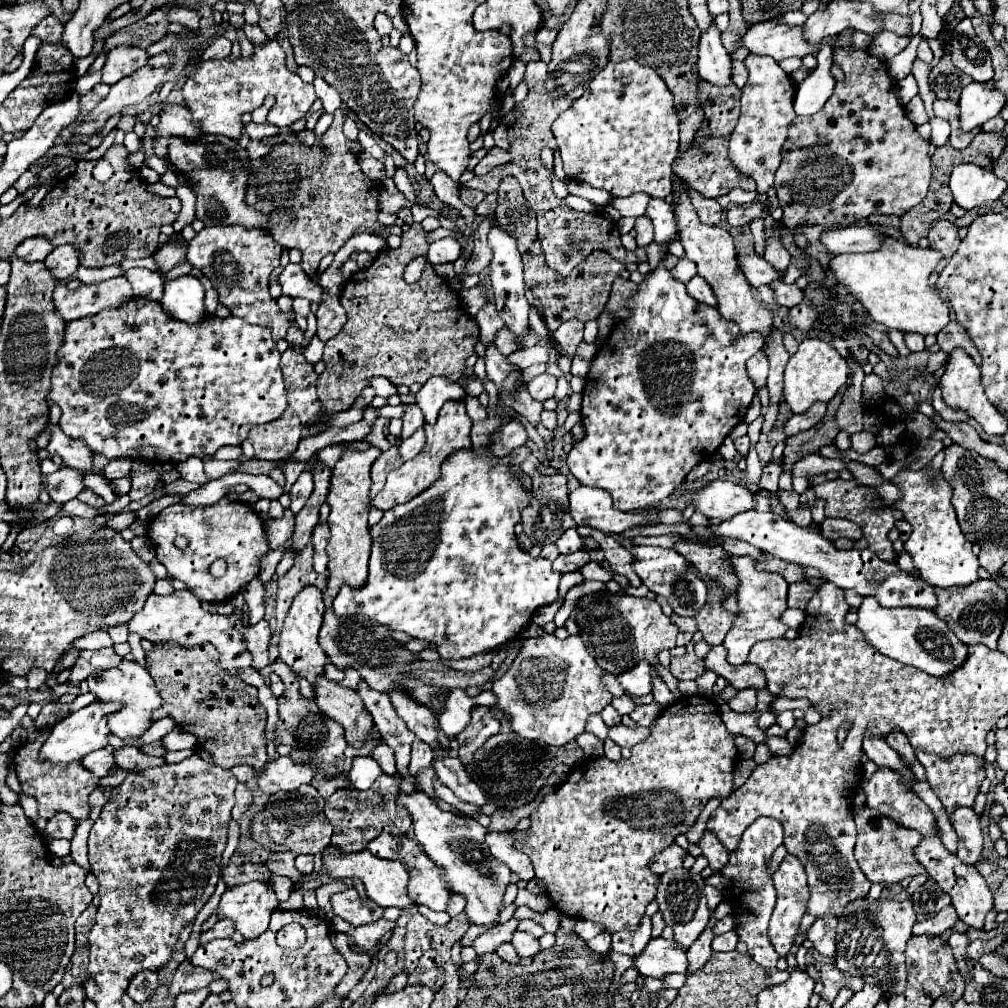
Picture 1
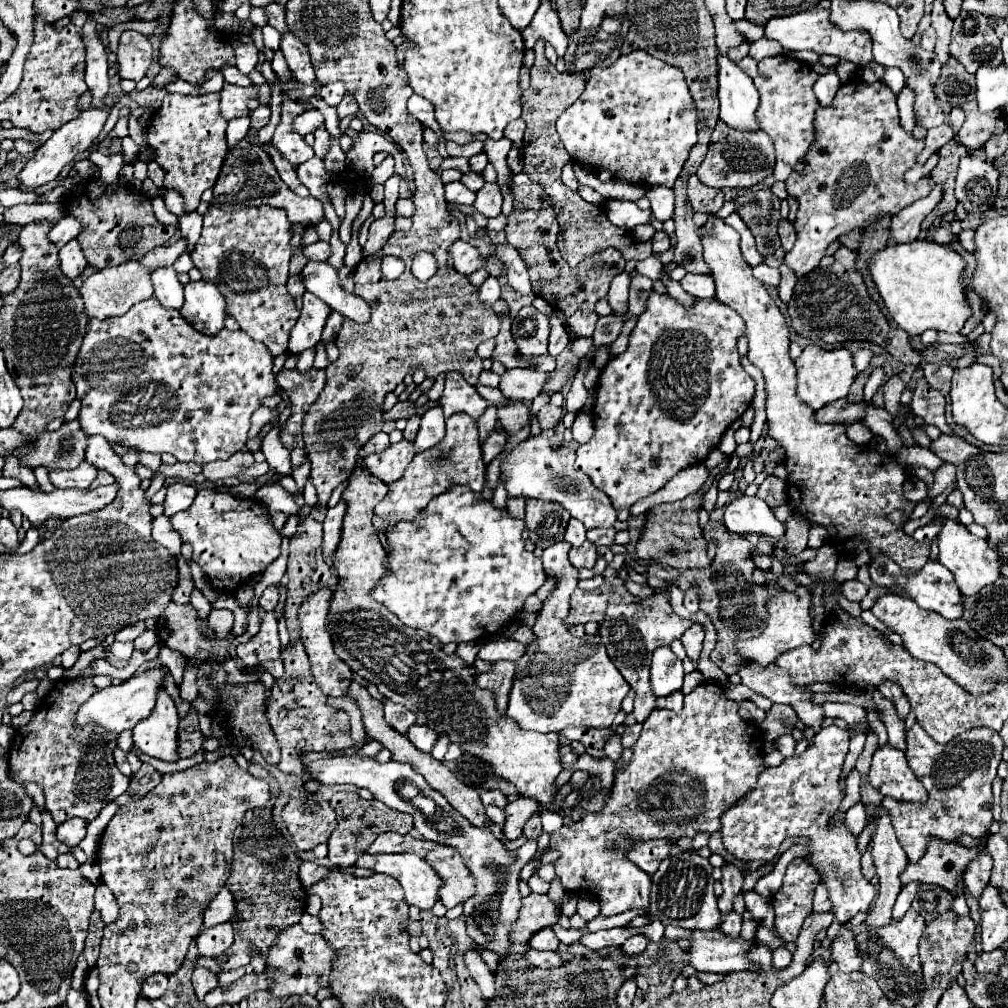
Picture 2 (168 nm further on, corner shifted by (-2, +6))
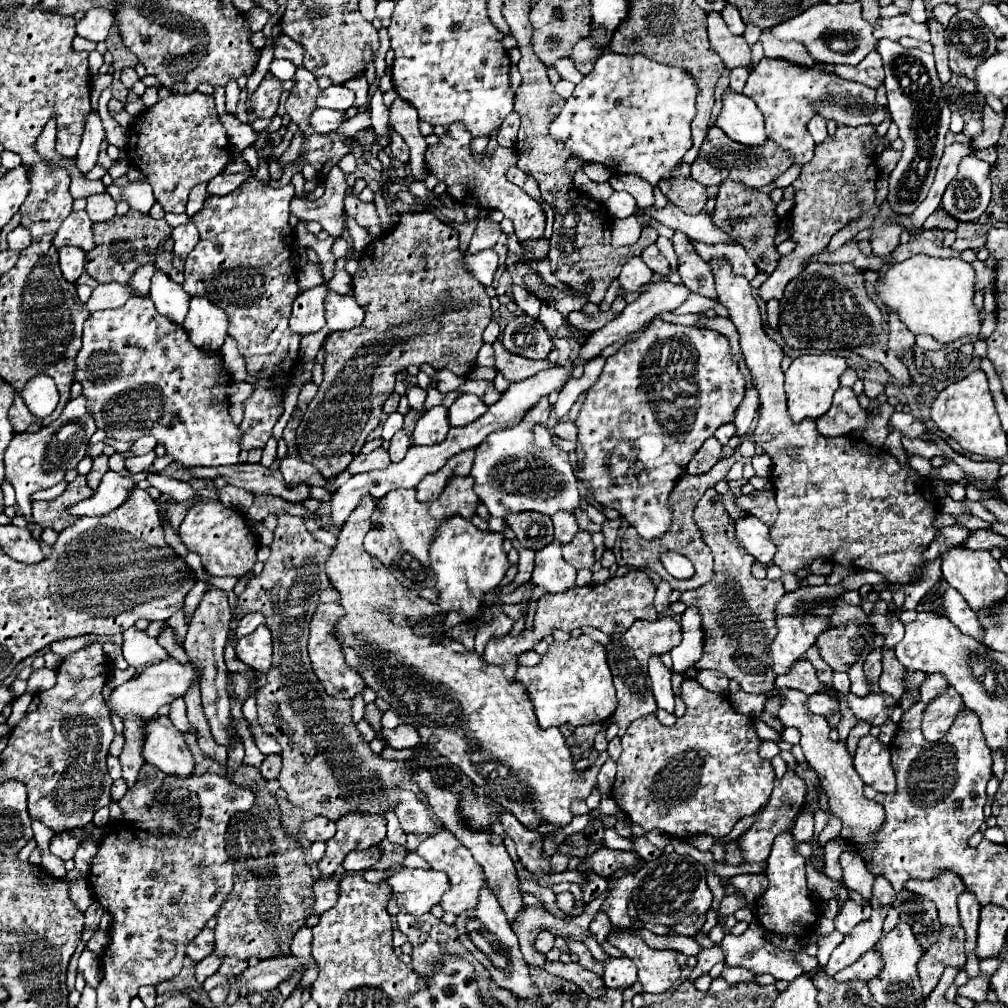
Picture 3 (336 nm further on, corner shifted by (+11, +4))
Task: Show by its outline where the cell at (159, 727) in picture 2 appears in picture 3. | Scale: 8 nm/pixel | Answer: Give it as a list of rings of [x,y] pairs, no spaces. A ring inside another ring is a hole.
[[[168,717],[146,723],[146,739],[142,755],[146,763],[158,767],[166,775],[190,777],[194,773],[194,757],[182,737],[182,733],[172,725]]]

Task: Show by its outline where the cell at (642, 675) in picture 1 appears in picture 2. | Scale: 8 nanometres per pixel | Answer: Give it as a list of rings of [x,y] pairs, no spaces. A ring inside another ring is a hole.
[[[669,647],[653,651],[651,659],[651,689],[655,695],[669,695],[683,685],[683,665]]]

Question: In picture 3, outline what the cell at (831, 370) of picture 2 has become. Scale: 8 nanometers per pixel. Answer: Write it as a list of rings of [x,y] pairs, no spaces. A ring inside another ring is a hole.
[[[800,355],[786,371],[786,393],[790,417],[800,423],[804,419],[818,419],[832,405],[832,395],[840,387],[840,375],[848,369],[846,361],[836,355]]]

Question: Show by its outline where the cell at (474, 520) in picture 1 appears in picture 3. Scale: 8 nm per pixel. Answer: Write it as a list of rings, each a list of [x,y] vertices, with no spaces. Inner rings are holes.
[[[462,517],[444,521],[430,547],[432,569],[436,573],[436,589],[440,593],[440,611],[446,615],[450,609],[460,609],[462,615],[472,619],[480,611],[480,599],[484,593],[500,587],[510,563],[502,551],[504,537],[500,533],[486,533],[476,529]]]

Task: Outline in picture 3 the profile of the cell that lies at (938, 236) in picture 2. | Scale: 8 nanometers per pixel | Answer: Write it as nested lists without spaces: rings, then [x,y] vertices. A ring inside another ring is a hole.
[[[981,236],[974,239],[960,239],[957,238],[952,244],[952,248],[958,251],[963,251],[966,249],[975,249],[984,246],[986,242],[986,237]]]

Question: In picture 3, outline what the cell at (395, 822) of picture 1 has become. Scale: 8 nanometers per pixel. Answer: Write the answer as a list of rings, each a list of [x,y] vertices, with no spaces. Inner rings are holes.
[[[348,813],[336,827],[336,835],[326,843],[326,855],[318,861],[320,879],[330,877],[350,851],[370,849],[386,837],[386,819],[380,815]]]

